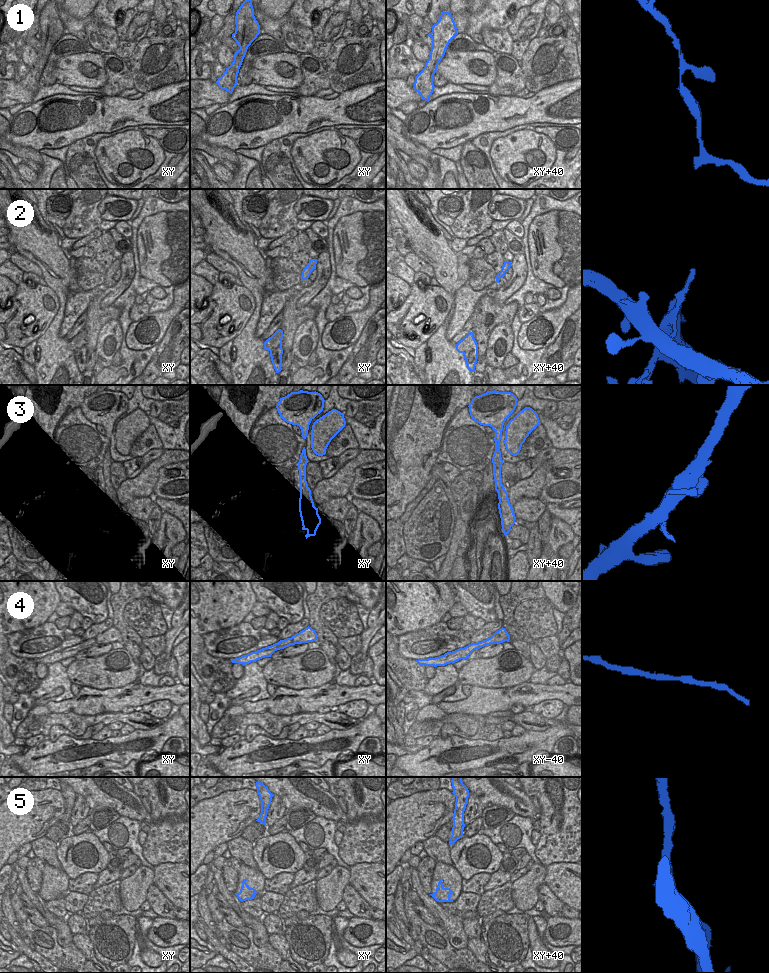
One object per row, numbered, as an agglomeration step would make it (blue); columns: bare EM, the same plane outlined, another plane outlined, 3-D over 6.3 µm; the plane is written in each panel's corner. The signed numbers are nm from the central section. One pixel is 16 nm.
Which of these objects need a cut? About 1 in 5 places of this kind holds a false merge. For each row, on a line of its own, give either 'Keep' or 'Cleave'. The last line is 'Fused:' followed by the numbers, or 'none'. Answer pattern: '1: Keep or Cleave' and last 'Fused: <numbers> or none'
1: Keep
2: Cleave
3: Keep
4: Keep
5: Cleave
Fused: 2, 5.

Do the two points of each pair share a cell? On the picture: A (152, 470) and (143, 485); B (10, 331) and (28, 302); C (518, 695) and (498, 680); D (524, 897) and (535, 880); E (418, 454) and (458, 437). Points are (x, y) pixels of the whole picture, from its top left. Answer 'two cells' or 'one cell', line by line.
A: one cell
B: one cell
C: two cells
D: one cell
E: two cells

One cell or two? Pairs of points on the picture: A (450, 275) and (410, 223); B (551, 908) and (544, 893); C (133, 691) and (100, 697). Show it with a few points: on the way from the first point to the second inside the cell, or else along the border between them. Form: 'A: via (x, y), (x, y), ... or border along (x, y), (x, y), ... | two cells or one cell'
A: via (444, 262), (421, 236) | one cell
B: via (551, 904), (547, 897) | one cell
C: via (125, 696), (108, 697) | one cell

